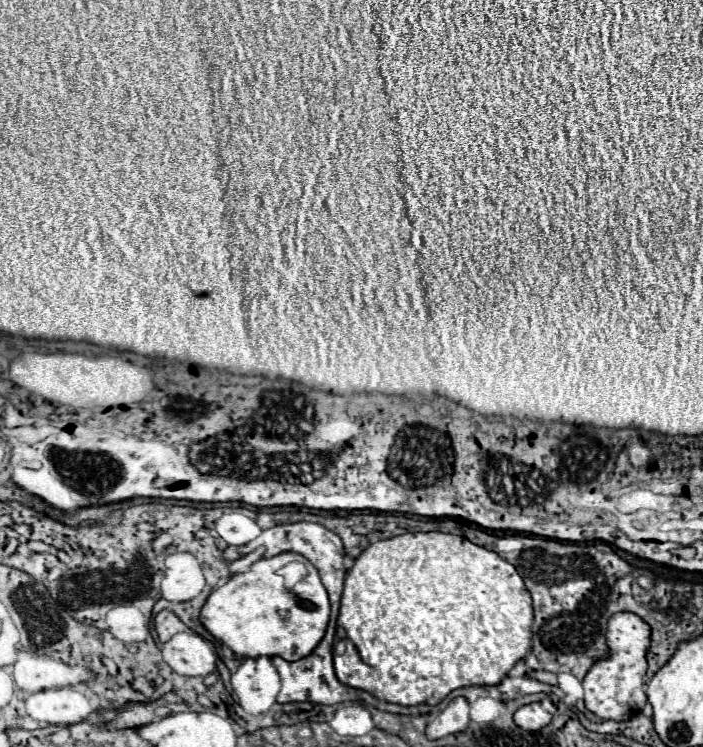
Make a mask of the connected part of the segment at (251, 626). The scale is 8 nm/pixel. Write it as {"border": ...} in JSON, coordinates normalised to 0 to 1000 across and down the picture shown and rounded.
{"border":[[[397,740],[391,746],[374,746],[366,754],[360,754],[354,764],[329,770],[292,805],[292,810],[286,815],[286,834],[312,861],[320,861],[337,880],[366,882],[371,877],[380,877],[380,880],[397,877],[408,885],[422,885],[422,882],[431,882],[434,877],[440,877],[459,855],[465,834],[468,834],[468,815],[471,815],[465,791],[454,775],[451,762],[440,751],[434,751],[434,759],[440,764],[437,775],[428,778],[417,794],[408,794],[403,786],[403,775],[391,764],[400,762],[400,756],[408,756],[411,751],[434,751],[434,746],[425,740]]]}

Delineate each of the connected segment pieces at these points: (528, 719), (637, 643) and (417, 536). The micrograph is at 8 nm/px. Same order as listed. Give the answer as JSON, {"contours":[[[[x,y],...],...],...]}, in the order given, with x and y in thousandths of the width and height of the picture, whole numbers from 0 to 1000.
{"contours":[[[[752,941],[733,952],[730,965],[747,979],[767,979],[784,965],[784,954],[770,946],[770,941]]],[[[881,818],[863,831],[863,866],[866,880],[849,882],[829,909],[832,946],[852,963],[892,965],[903,957],[903,946],[912,949],[920,941],[917,930],[917,901],[920,901],[920,869],[926,855],[926,839],[903,821]]],[[[610,711],[610,714],[573,714],[556,722],[542,722],[528,727],[522,735],[514,738],[514,743],[505,748],[499,764],[494,764],[491,772],[491,786],[485,797],[485,815],[482,815],[482,829],[479,837],[488,842],[491,853],[491,874],[477,877],[477,901],[485,914],[525,925],[542,938],[553,941],[568,941],[568,944],[596,944],[596,941],[610,941],[622,944],[630,933],[636,933],[644,922],[664,920],[664,917],[707,917],[724,896],[747,880],[747,874],[755,866],[755,837],[758,837],[758,813],[755,813],[755,797],[747,788],[744,775],[738,772],[735,762],[713,748],[704,738],[696,738],[690,732],[681,732],[670,727],[664,719],[656,716],[642,716],[642,714],[627,714],[627,711]]]]}

